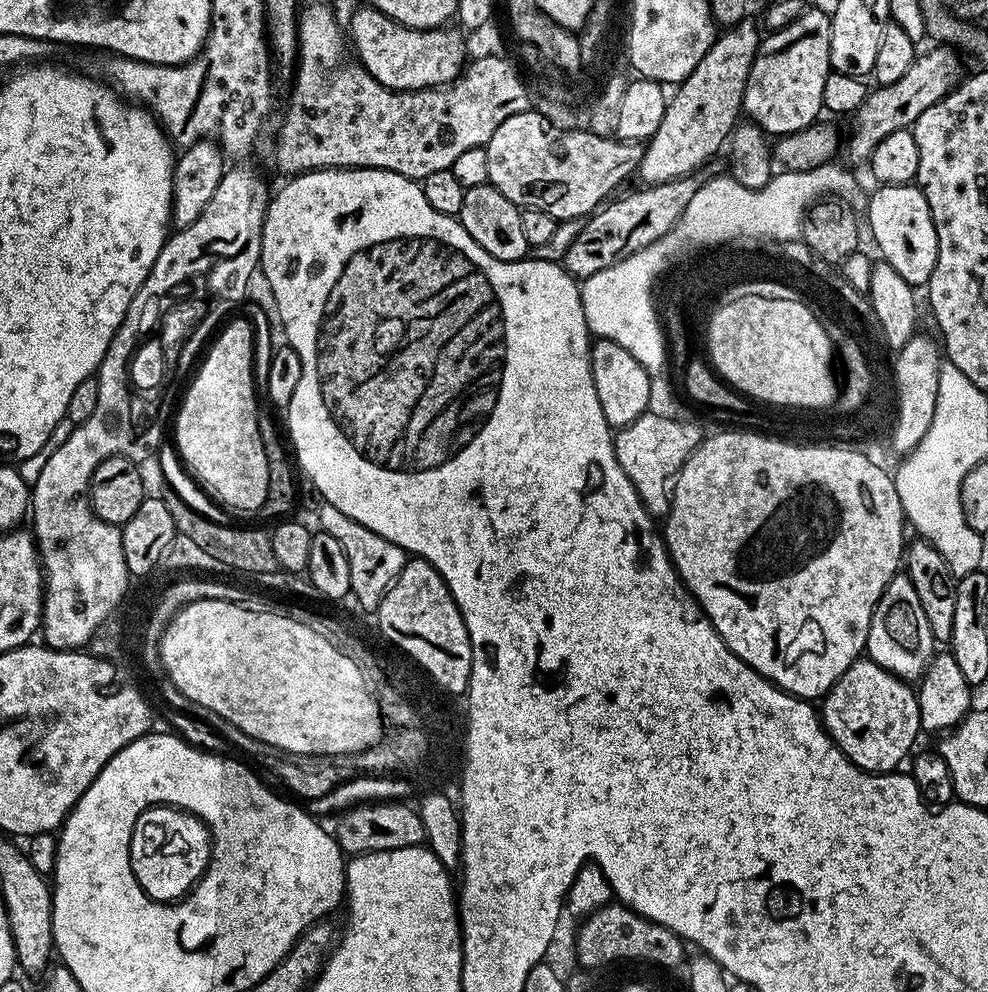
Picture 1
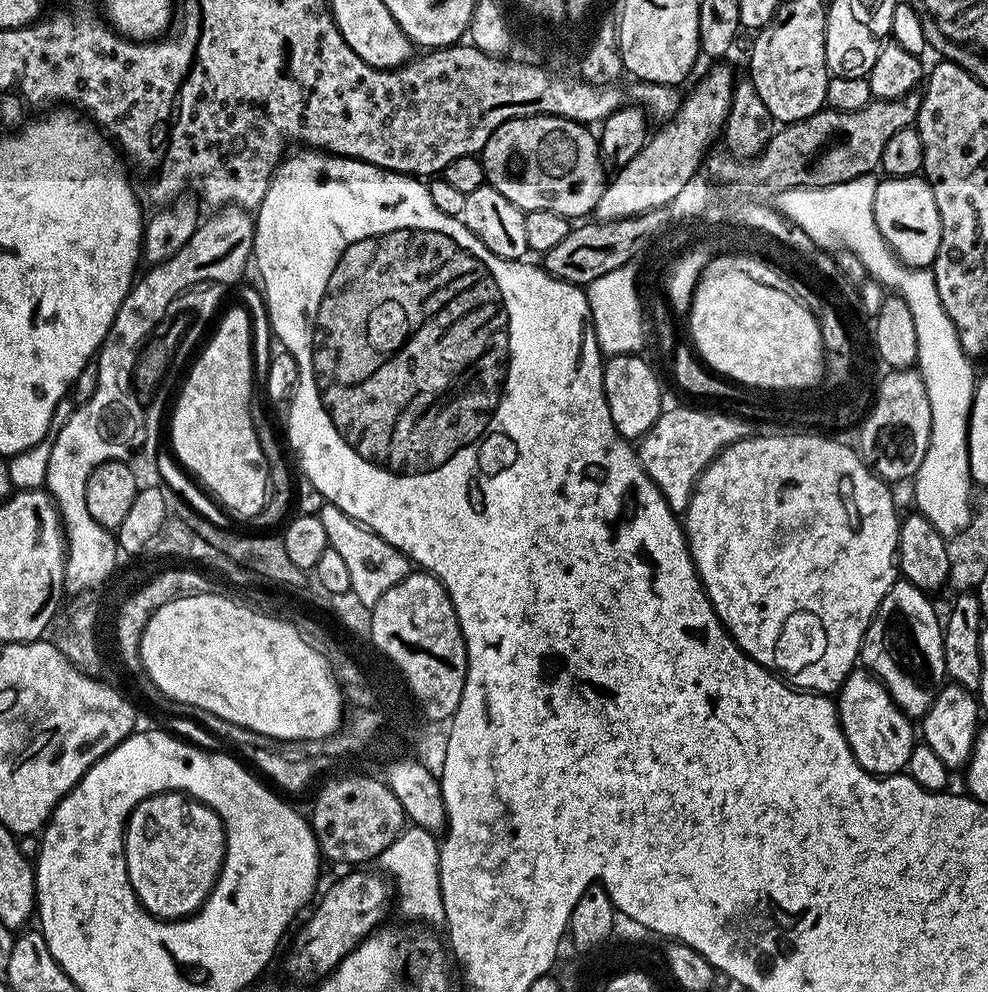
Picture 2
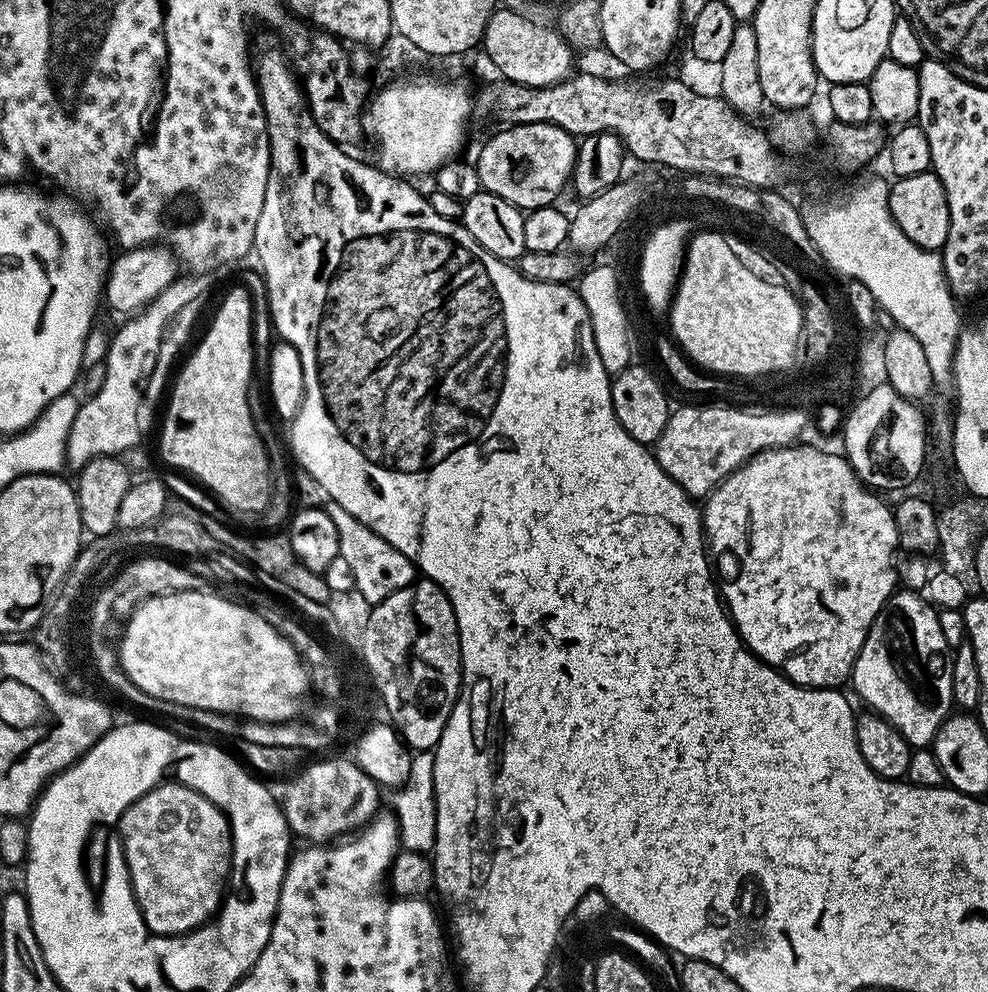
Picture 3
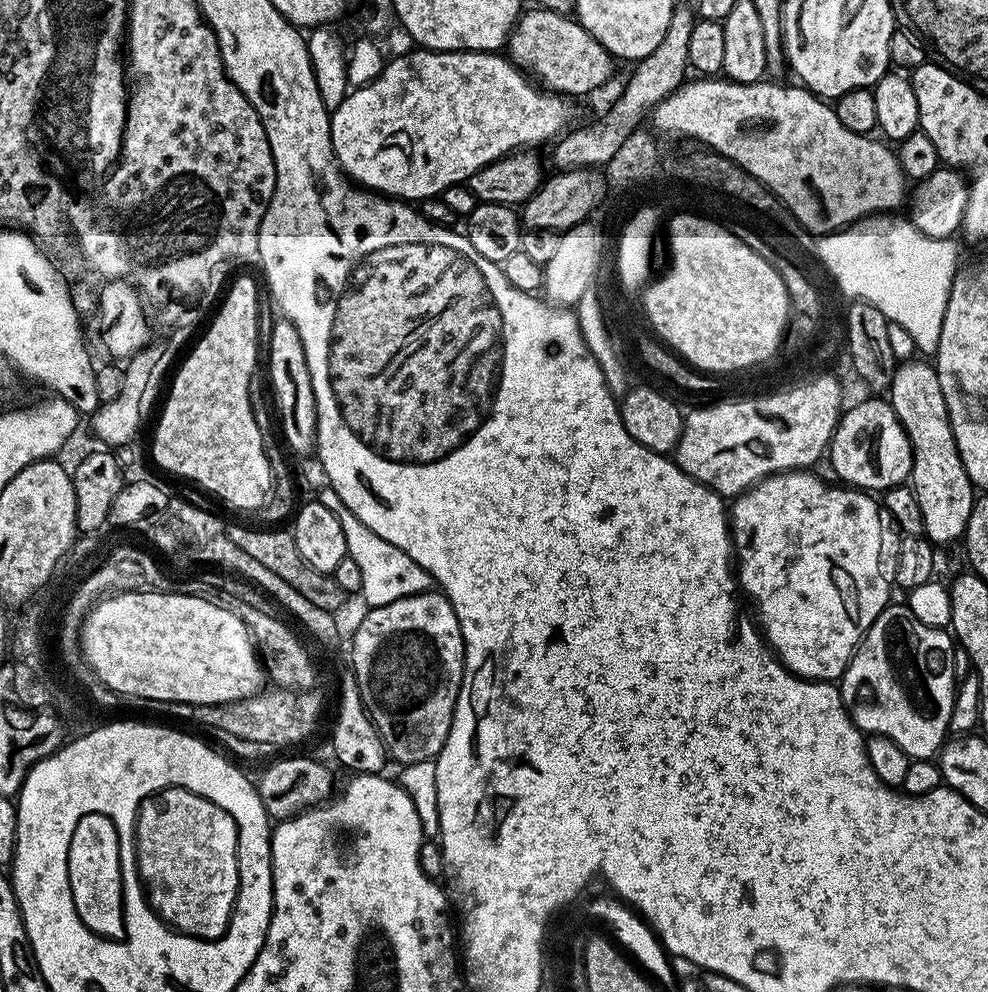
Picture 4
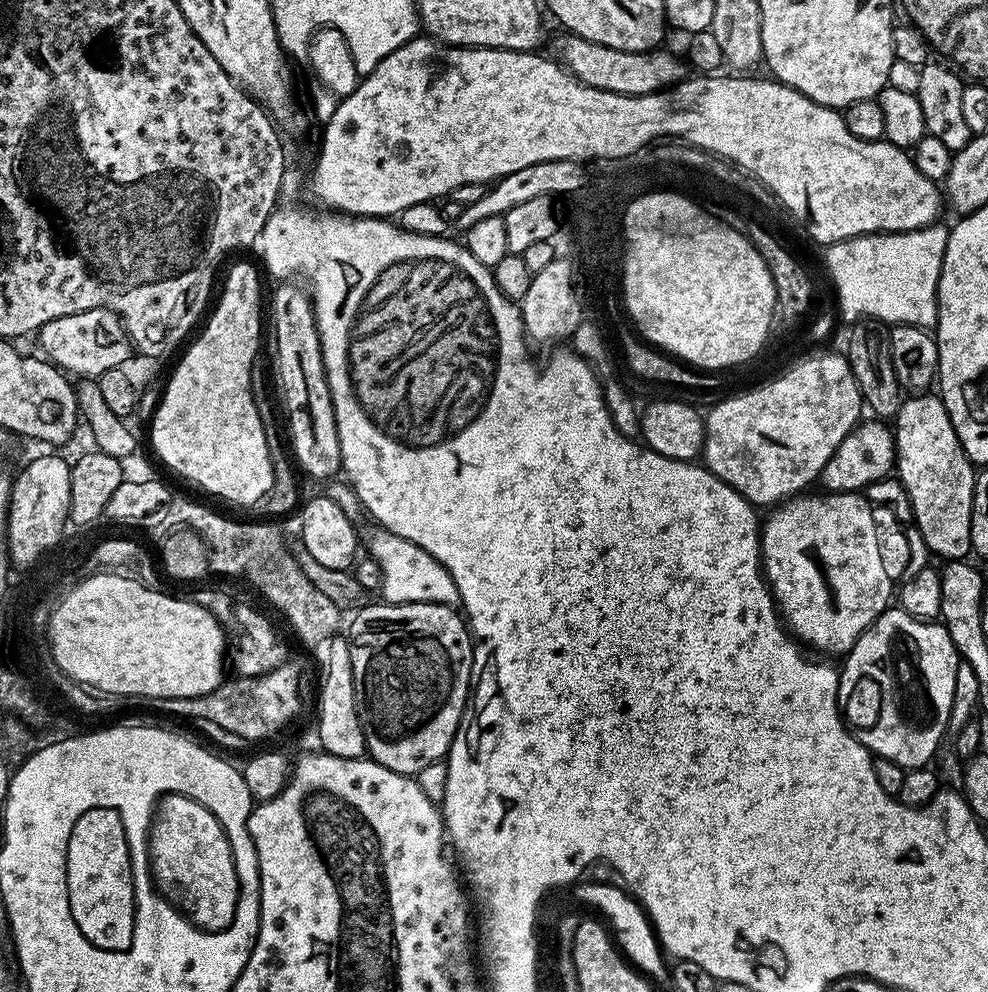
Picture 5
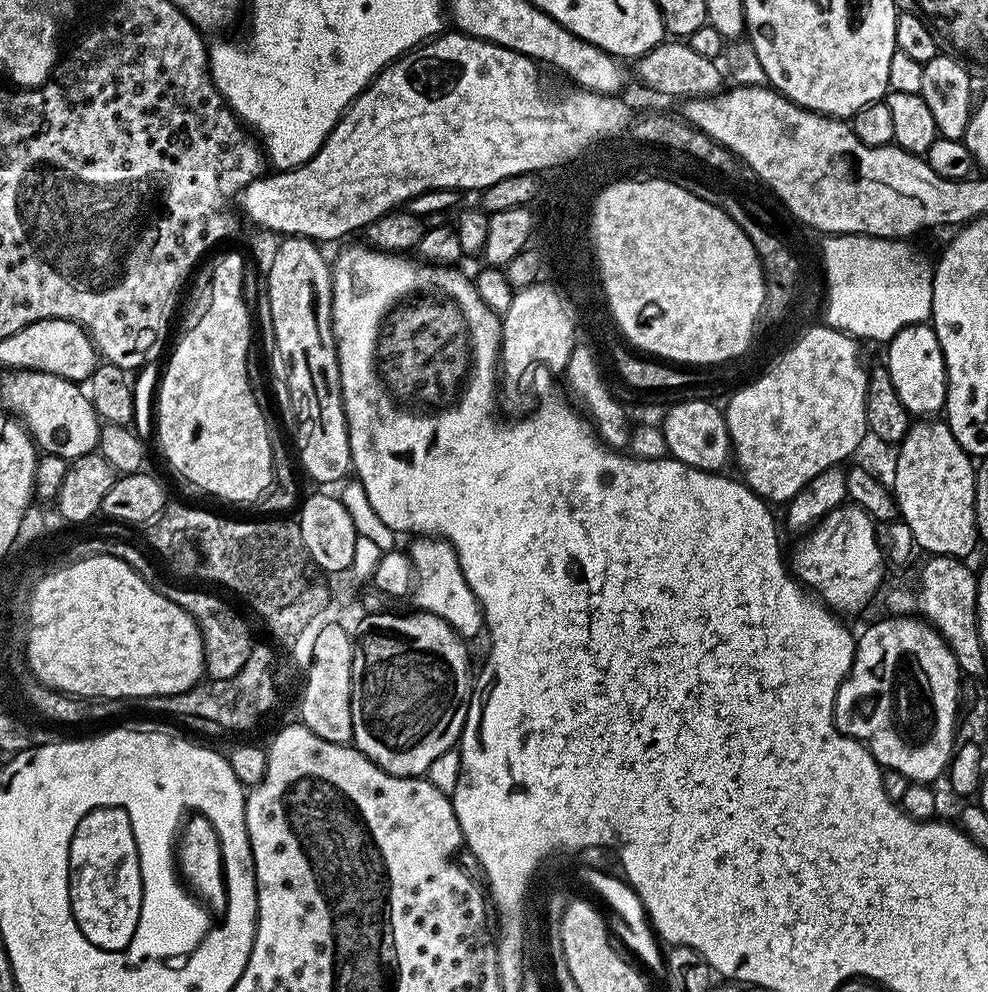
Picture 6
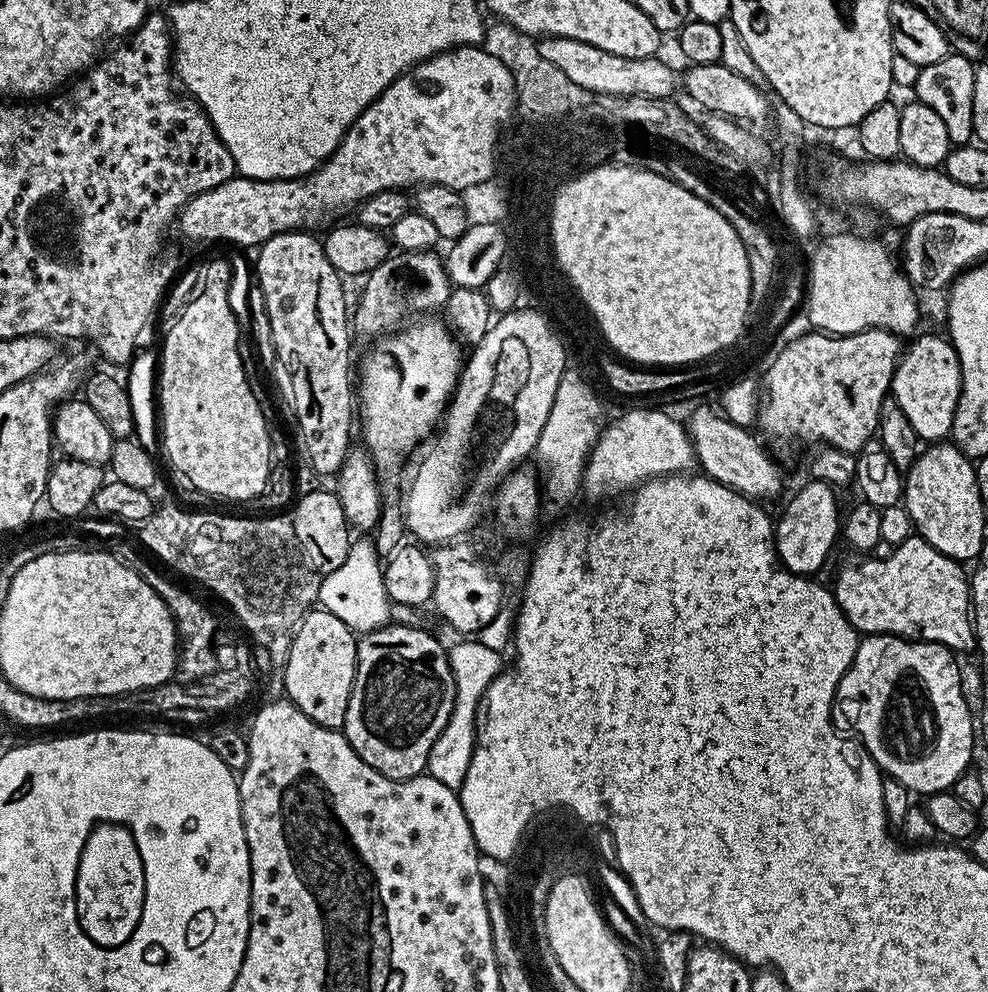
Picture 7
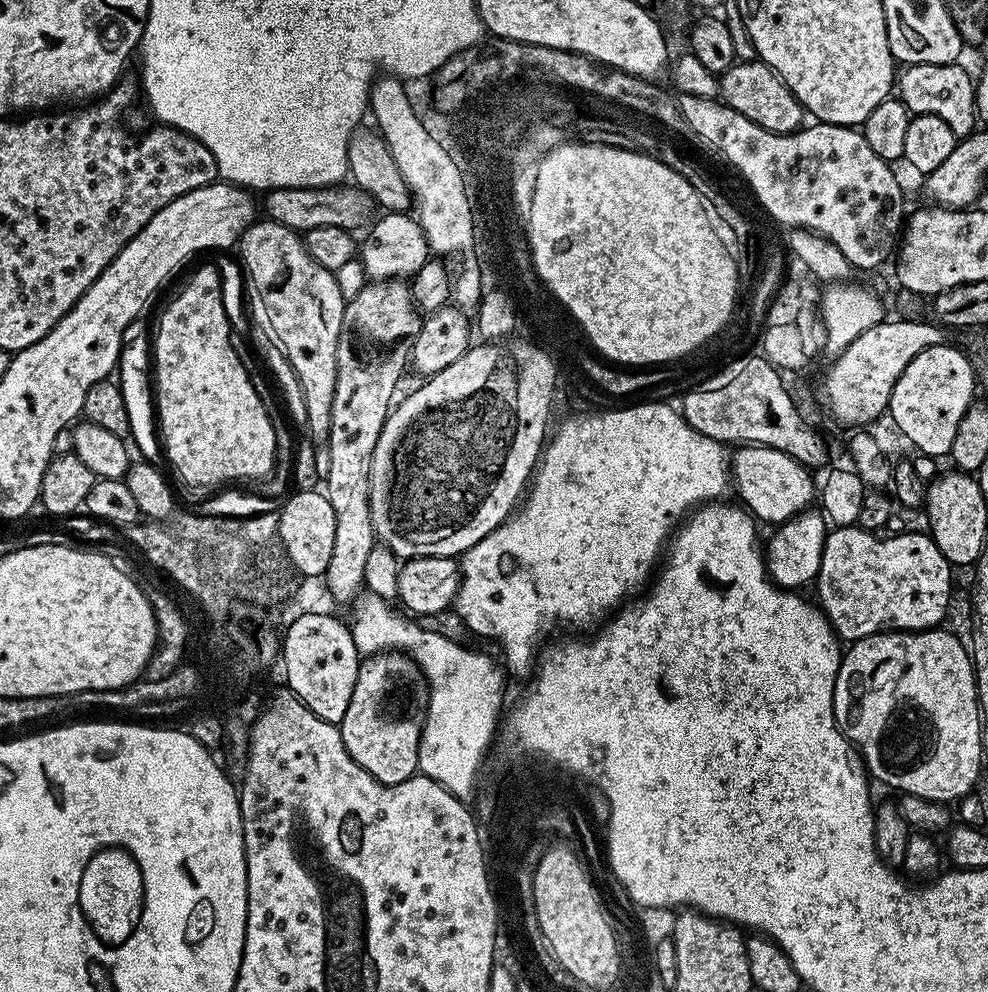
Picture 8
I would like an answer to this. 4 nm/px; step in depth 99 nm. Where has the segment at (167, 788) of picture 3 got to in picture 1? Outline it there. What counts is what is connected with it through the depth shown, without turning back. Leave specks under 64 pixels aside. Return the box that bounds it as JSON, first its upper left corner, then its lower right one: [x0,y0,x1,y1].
[130,805,211,903]

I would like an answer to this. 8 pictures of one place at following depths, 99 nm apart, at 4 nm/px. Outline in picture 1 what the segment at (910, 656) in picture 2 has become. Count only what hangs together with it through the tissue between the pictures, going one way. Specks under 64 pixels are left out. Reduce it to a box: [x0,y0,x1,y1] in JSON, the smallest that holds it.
[866,574,938,682]

